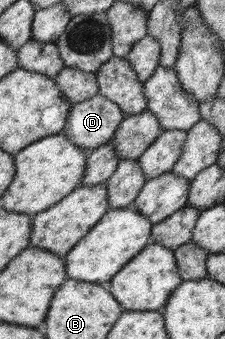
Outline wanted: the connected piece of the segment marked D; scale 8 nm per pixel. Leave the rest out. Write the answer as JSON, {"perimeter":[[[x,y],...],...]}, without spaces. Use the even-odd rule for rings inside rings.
{"perimeter":[[[96,94],[72,104],[62,134],[86,151],[108,144],[125,118],[118,104]]]}

